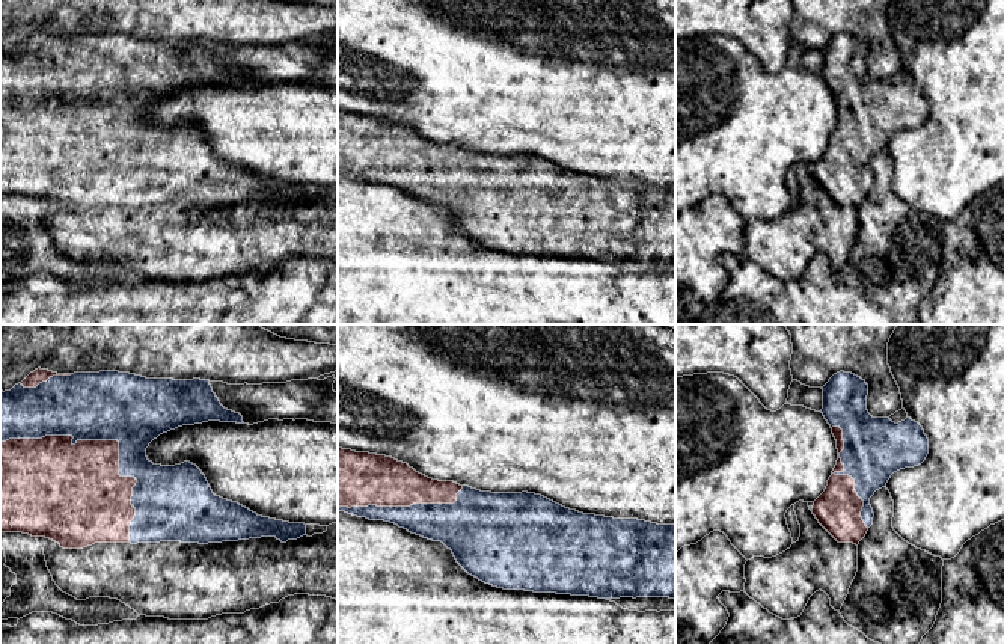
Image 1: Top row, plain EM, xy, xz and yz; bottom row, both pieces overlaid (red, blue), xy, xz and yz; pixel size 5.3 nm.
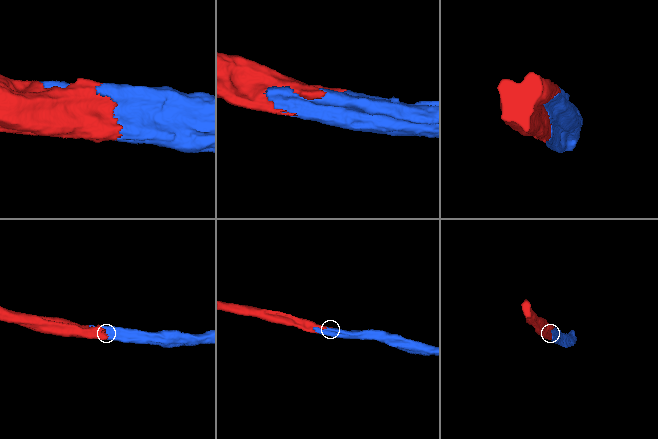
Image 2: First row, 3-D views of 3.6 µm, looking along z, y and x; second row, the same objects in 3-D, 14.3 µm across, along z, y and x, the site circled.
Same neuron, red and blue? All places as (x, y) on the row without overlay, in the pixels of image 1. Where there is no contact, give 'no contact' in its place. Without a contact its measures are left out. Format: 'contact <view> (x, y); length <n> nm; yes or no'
contact xy (112, 103); length 900 nm; yes

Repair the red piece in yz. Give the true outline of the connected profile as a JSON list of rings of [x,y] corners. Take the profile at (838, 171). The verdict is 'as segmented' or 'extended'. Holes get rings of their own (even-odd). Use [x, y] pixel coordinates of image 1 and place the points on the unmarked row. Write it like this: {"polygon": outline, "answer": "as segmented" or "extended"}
{"polygon": [[[852,35],[834,36],[822,51],[822,75],[837,103],[838,122],[825,154],[814,163],[813,176],[838,205],[858,208],[873,187],[870,160],[886,149],[894,134],[921,127],[929,116],[929,101],[911,80],[898,86],[889,80],[873,80],[867,72],[868,47]]], "answer": "extended"}

